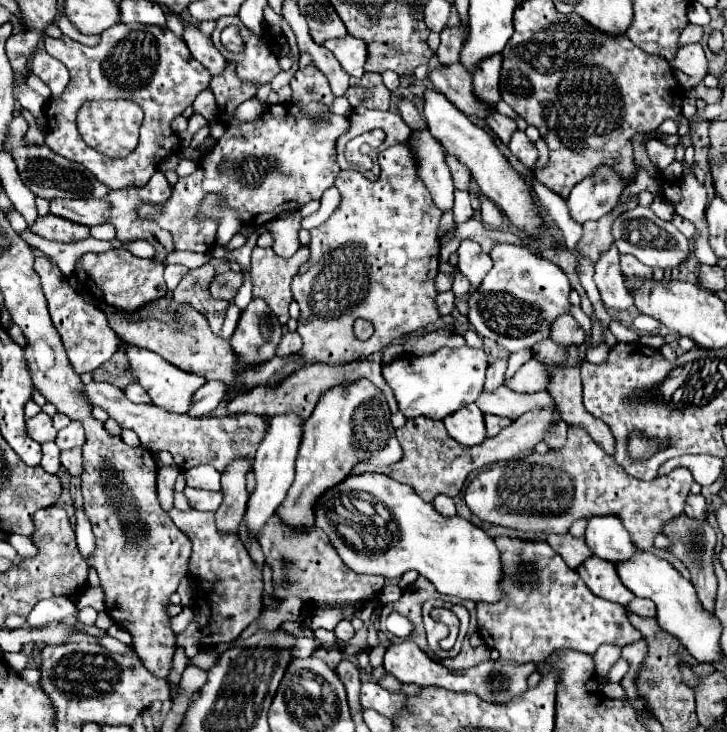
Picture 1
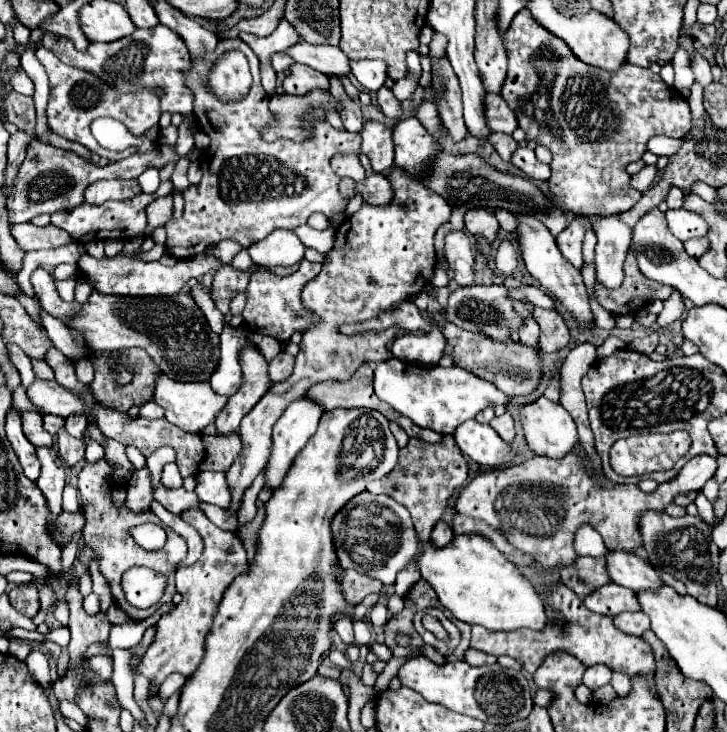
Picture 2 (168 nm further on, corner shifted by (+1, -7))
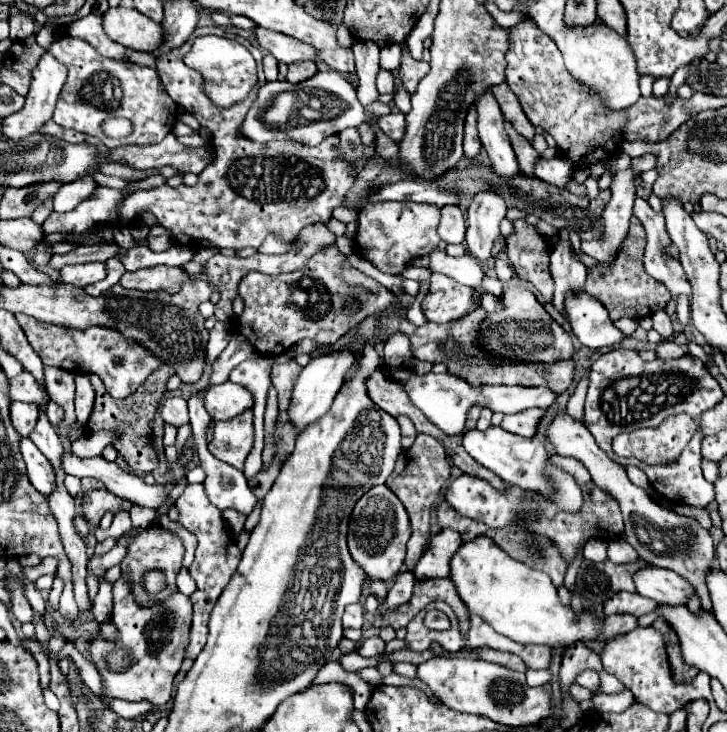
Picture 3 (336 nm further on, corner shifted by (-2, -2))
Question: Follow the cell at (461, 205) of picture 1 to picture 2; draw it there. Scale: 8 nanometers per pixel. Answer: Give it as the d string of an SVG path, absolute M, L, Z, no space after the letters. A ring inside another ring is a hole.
M472 208L466 212L464 216L464 230L470 232L472 236L476 234L482 234L486 236L488 240L494 240L496 234L498 234L498 222L492 214L488 214L486 210L482 208Z

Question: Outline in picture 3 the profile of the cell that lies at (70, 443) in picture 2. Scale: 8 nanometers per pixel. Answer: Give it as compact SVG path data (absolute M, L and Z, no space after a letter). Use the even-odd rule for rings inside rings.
M45 367L45 383L47 393L51 401L59 403L65 409L65 421L59 425L59 433L65 435L65 431L75 423L75 411L73 411L73 397L75 397L75 383L73 373L59 369L59 367Z

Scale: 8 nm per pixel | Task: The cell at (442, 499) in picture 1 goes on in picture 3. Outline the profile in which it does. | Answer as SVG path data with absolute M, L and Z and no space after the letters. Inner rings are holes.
M441 531L435 537L431 537L423 557L419 559L415 567L417 579L439 579L439 577L451 577L451 559L455 551L463 545L463 539L457 531Z

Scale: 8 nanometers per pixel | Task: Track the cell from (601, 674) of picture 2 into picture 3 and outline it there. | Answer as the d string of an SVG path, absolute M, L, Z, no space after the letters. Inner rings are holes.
M581 671L577 675L577 683L585 689L589 689L591 693L597 693L599 691L599 673L597 671Z

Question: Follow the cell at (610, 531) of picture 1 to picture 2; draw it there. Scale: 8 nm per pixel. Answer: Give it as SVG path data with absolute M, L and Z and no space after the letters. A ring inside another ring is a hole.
M608 550L604 560L606 560L606 570L610 580L634 592L640 592L644 588L658 588L662 584L656 570L634 552Z

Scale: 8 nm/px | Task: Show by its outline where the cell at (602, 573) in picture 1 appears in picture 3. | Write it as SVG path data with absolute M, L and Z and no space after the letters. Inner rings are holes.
M619 593L611 599L607 599L607 605L603 605L603 613L605 615L613 615L613 613L629 613L629 615L635 615L635 617L641 617L641 615L647 615L651 611L657 609L657 603L635 593Z

